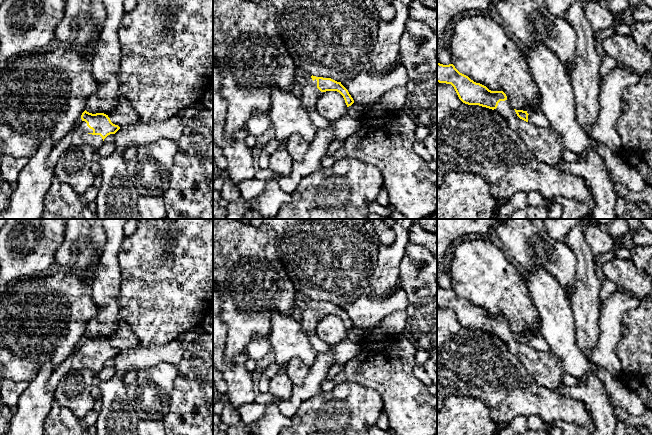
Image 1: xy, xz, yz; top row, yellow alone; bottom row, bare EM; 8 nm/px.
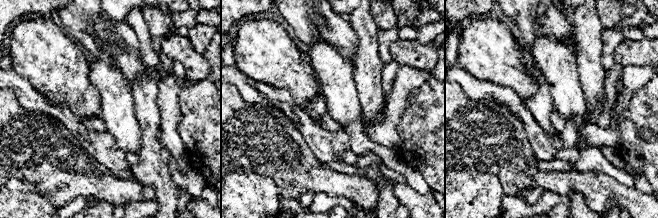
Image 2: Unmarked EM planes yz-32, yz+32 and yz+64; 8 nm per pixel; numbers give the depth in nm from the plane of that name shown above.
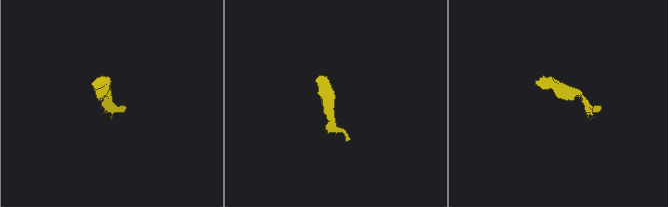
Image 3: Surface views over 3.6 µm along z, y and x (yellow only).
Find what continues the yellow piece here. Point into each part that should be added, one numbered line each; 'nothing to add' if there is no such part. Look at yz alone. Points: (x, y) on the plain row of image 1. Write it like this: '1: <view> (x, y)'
1: yz (545, 368)

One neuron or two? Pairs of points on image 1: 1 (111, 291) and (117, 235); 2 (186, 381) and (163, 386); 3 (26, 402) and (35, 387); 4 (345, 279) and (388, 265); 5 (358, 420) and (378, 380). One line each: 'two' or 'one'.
1: one
2: two
3: one
4: two
5: two

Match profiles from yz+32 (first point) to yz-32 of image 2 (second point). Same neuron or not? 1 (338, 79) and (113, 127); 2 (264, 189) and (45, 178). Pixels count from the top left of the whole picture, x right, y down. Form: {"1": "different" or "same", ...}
{"1": "same", "2": "different"}

